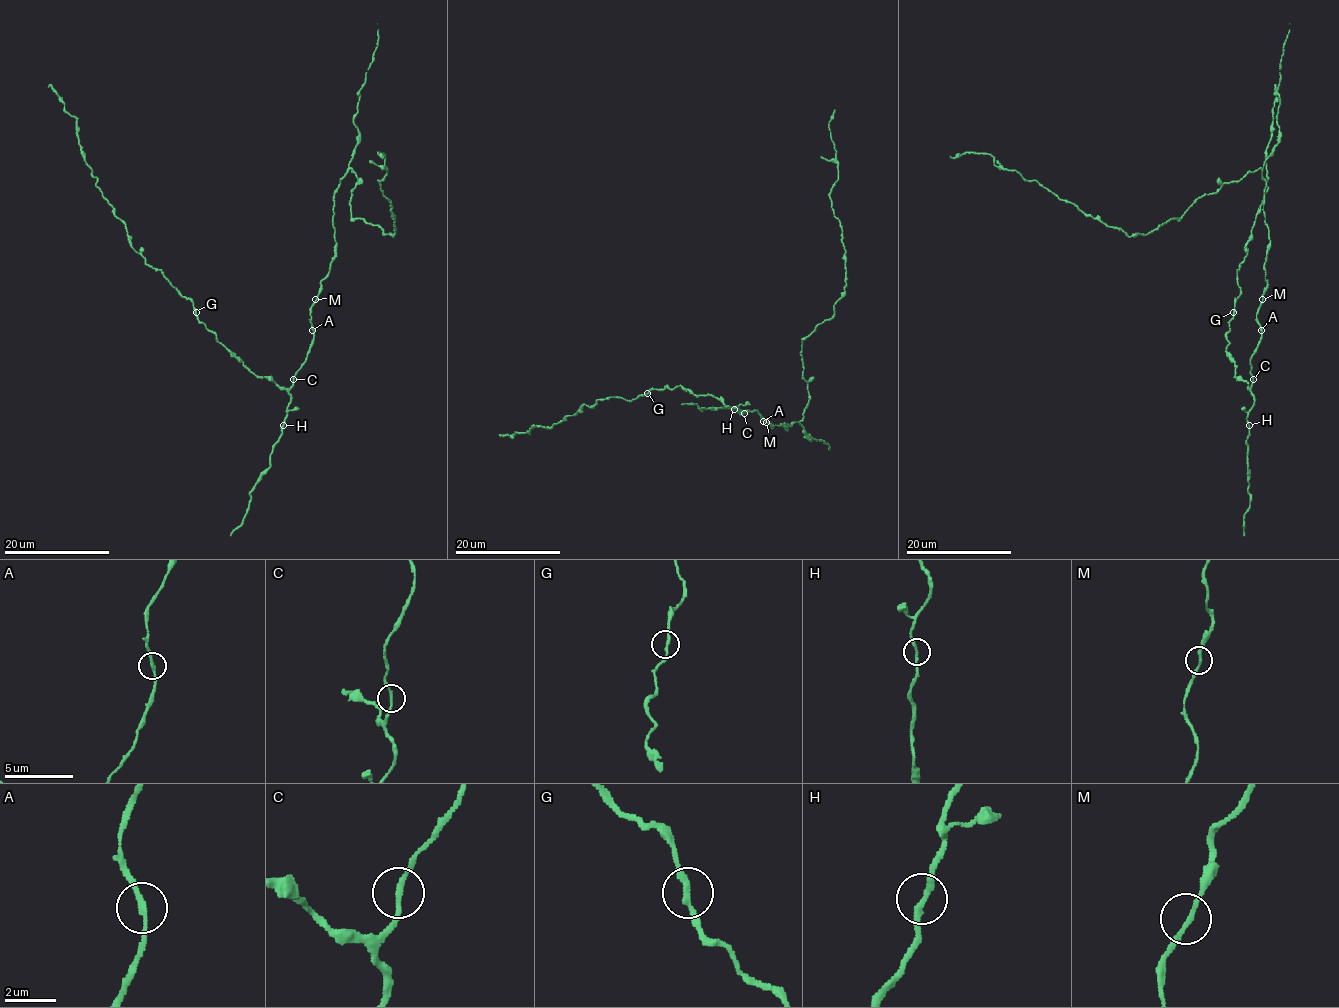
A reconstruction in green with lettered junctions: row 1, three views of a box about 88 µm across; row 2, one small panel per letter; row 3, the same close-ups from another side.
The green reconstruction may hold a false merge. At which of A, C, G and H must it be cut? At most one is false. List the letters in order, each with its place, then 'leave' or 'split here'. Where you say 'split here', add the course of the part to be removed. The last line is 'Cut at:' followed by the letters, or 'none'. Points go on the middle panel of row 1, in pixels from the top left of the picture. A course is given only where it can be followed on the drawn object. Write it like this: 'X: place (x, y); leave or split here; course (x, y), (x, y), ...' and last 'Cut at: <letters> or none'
A: place (763, 421); leave
C: place (744, 413); leave
G: place (647, 393); leave
H: place (734, 409); leave
Cut at: none

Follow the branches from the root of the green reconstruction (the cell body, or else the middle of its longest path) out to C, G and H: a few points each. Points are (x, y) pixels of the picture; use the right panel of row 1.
C: (1263, 299), (1257, 313), (1262, 336), (1250, 359), (1253, 379)
G: (1263, 299), (1257, 313), (1262, 336), (1250, 359), (1249, 388), (1234, 375), (1226, 352), (1233, 312)
H: (1263, 299), (1257, 313), (1262, 336), (1250, 359), (1253, 377), (1250, 390), (1254, 403), (1246, 419), (1249, 425)

